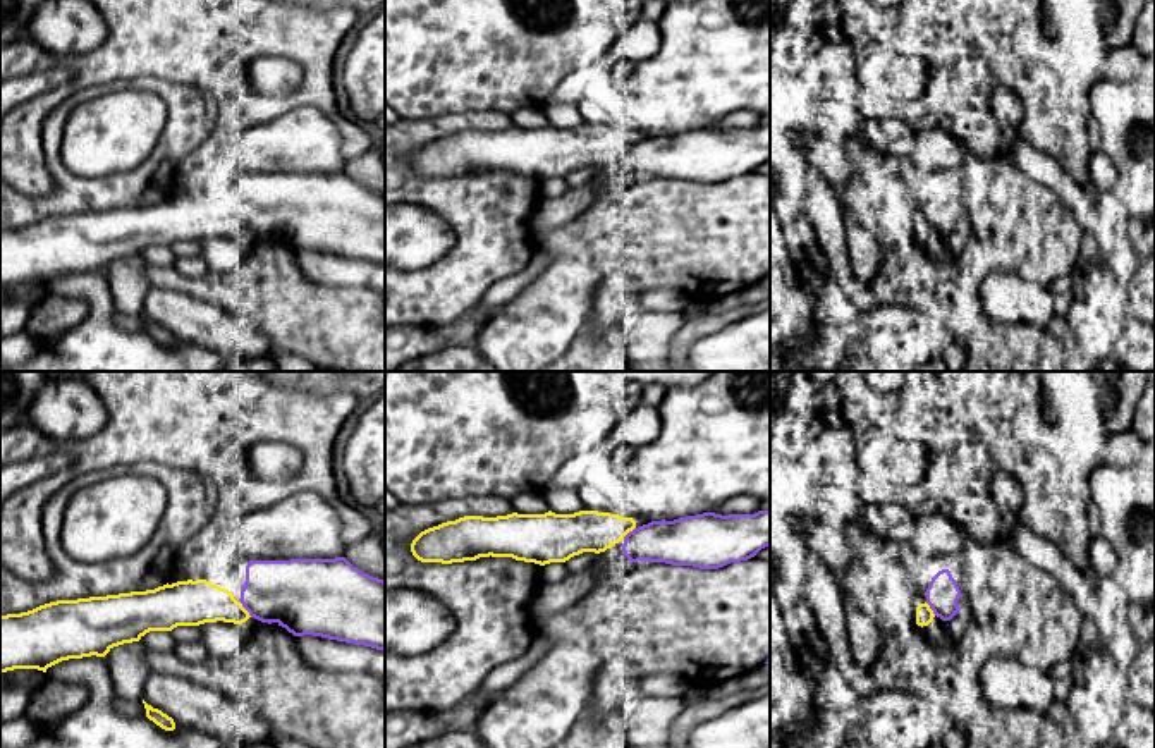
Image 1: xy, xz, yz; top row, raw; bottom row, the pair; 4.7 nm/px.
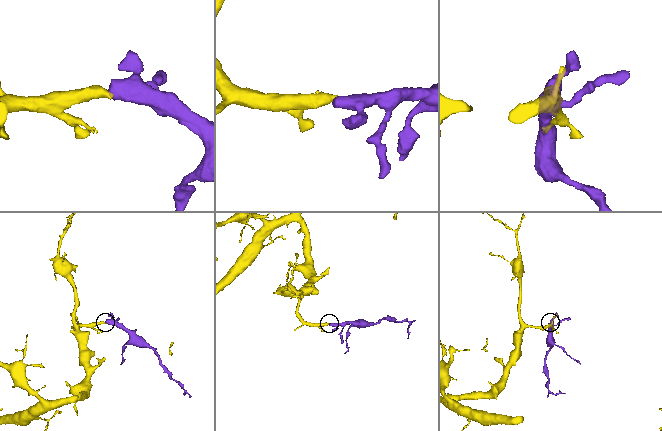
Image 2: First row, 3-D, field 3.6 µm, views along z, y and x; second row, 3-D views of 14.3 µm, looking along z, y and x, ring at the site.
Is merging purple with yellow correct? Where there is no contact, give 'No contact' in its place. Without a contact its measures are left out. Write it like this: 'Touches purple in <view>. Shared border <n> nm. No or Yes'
Touches purple in xy. Shared border 100 nm. Yes

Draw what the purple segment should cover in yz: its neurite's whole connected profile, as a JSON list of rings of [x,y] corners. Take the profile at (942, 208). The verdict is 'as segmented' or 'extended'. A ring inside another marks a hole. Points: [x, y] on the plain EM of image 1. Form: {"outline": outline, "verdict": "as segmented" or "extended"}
{"outline": [[[938,186],[926,203],[926,217],[916,222],[916,239],[928,241],[935,230],[950,236],[961,225],[957,220],[959,212],[961,205],[950,186]]], "verdict": "extended"}

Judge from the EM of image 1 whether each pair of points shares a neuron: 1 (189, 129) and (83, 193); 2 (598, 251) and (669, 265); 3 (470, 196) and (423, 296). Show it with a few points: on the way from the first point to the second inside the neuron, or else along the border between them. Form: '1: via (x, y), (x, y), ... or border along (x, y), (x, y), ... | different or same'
1: via (162, 157), (131, 188), (110, 193) | same
2: via (616, 251), (652, 251) | same
3: via (470, 220), (470, 250), (447, 272) | same

